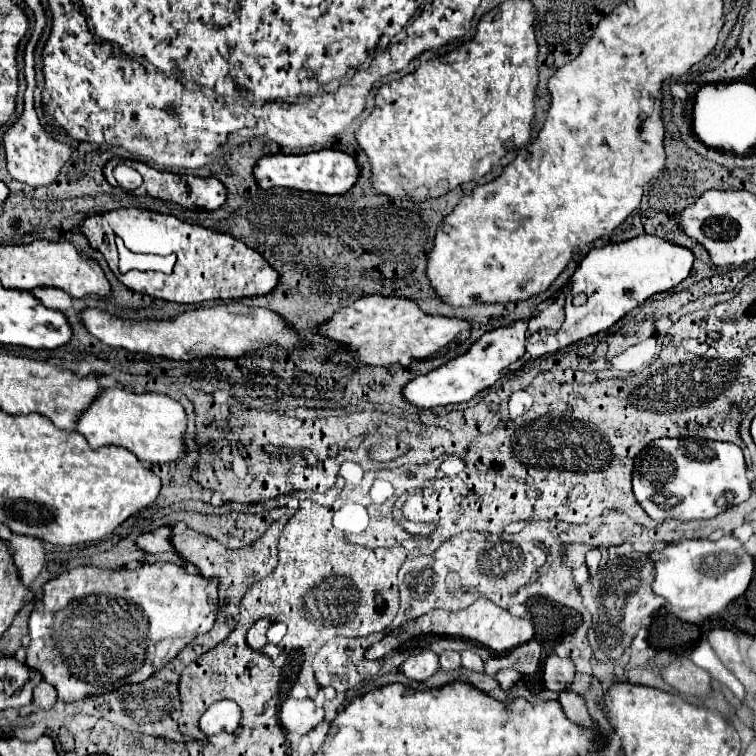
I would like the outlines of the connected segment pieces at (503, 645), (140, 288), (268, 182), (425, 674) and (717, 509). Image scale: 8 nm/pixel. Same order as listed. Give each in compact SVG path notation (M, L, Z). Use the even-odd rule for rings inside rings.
M478 598L472 606L468 606L466 610L458 610L458 612L448 612L448 610L434 610L428 612L416 620L412 620L406 628L394 630L388 636L384 636L380 642L376 642L374 646L370 646L366 650L366 658L368 660L382 660L388 652L396 650L400 646L402 640L420 636L420 634L440 634L440 636L452 636L452 638L464 638L464 640L472 640L478 644L488 646L492 652L508 652L516 646L526 644L528 640L532 640L534 636L534 626L528 618L518 618L512 616L508 610L496 606L494 602L486 600L486 598Z
M122 208L112 210L106 214L96 214L86 218L80 224L80 230L88 236L90 246L100 250L110 266L110 270L118 276L118 280L134 292L162 298L170 302L182 304L200 304L206 300L238 300L250 296L264 296L270 294L278 286L278 272L262 260L258 252L248 248L246 244L230 238L228 234L214 232L202 226L192 226L188 222L178 220L170 214L158 214L140 208ZM122 224L138 224L134 232L142 232L142 236L154 236L158 240L158 248L166 248L166 252L176 252L178 260L170 274L164 272L118 272L118 250L116 250L116 236L122 232Z
M320 150L310 154L272 154L264 156L256 168L254 176L260 188L268 190L272 186L284 186L294 190L306 190L316 194L330 194L330 196L342 196L352 190L360 176L360 166L356 158L350 154L344 154L340 150Z
M424 650L416 656L410 656L402 664L404 676L410 680L418 680L418 682L424 682L426 678L430 678L436 670L438 670L438 654L434 654L432 650Z
M660 438L650 442L634 462L632 488L652 520L708 520L742 504L752 494L748 466L740 446L702 438Z

